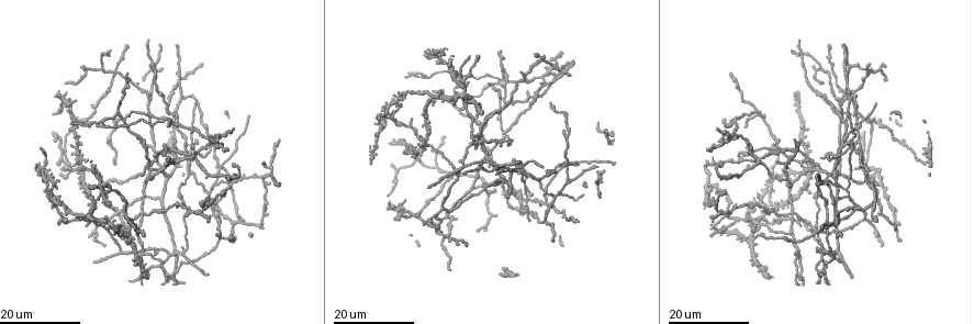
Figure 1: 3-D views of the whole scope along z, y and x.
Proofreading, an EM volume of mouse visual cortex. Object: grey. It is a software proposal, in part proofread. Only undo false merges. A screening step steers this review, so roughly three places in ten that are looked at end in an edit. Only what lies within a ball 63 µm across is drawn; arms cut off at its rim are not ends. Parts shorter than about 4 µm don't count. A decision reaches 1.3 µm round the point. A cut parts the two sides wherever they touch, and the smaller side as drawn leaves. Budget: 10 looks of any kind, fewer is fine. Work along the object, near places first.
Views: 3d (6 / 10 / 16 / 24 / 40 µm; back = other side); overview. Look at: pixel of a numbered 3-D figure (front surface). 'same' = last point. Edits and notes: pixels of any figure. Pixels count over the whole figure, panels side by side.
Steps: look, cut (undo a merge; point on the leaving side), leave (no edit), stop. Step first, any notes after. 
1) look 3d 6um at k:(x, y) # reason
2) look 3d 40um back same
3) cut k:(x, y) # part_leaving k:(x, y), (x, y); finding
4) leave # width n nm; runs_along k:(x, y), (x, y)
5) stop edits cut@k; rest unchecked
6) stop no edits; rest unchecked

look 3d 24um at 1:(501, 81) # branch point

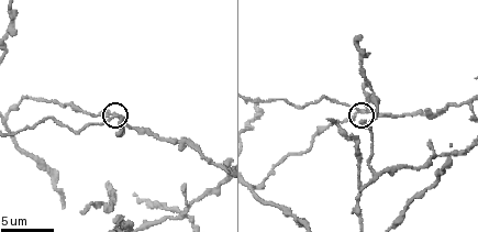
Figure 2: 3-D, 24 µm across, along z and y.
look 3d 6um at 2:(358, 109) # closer look

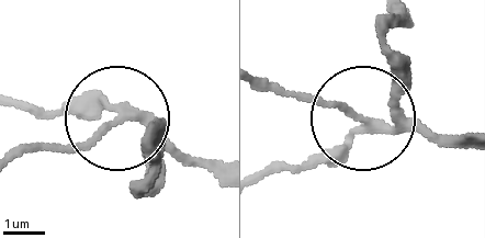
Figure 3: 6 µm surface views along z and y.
cut 3:(74, 144) # arms 3; two neurons meet here

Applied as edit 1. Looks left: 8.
look 3d 24um at 1:(461, 72) # looks like a crossing

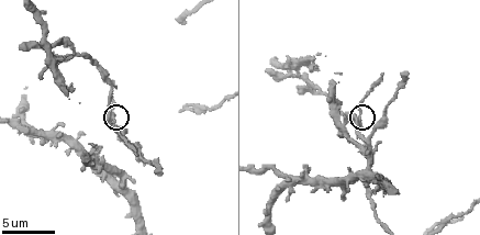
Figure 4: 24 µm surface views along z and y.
look 3d 10um at 4:(111, 118)

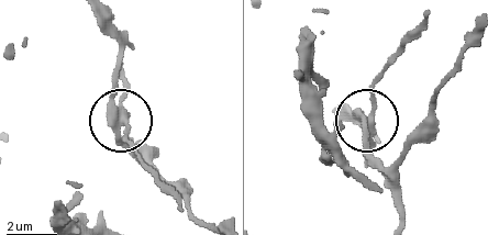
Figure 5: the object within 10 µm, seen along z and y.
cut 5:(373, 89) # part_leaving 5:(366, 116), (373, 81), (421, 18); two neurons meet here

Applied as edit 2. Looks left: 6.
look 3d 16um at 1:(471, 133)

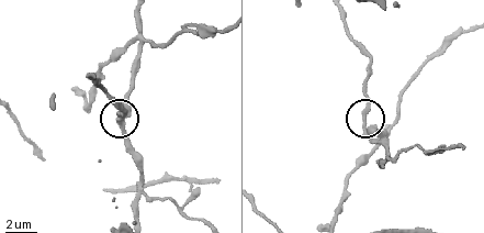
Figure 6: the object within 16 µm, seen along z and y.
look 3d 6um at 6:(363, 131) # zoom in

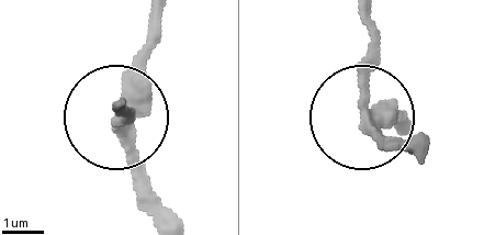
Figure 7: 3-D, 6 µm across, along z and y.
look 3d 6um back at 7:(364, 111)

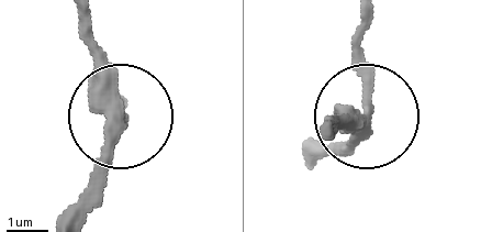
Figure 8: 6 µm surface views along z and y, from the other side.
leave # width 280 nm; one neuron here

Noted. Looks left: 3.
look 3d 16um at 1:(141, 251) # a fork

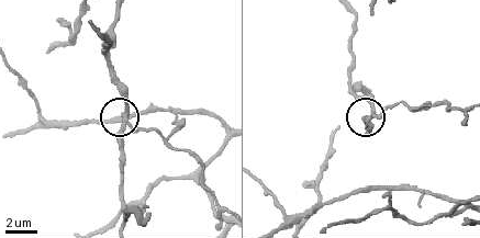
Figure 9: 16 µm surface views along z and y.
look 3d 6um at 9:(128, 126)

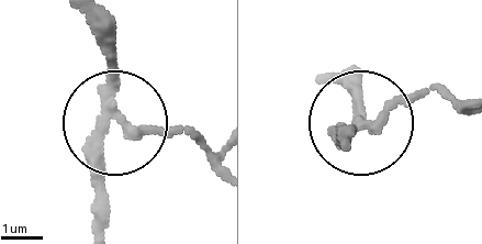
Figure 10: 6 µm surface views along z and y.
cut 10:(181, 132) # width 230 nm; part_leaving 10:(130, 122), (210, 151); two neurons meet here

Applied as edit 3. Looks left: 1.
look 3d 6um at 2:(429, 161) # three arms meet

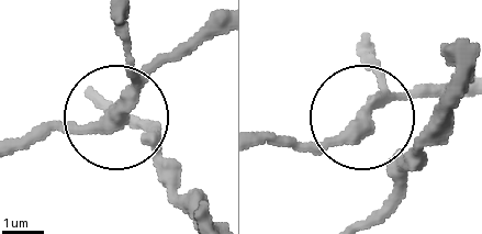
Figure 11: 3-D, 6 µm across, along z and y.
leave # width 270 nm; continuous, no second neuron

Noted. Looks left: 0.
stop edits cut@3, cut@5, cut@10; rest unchecked

